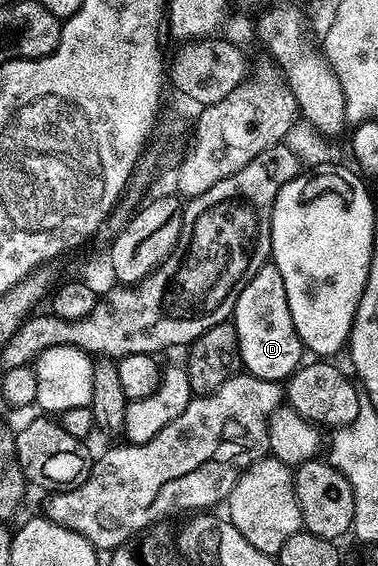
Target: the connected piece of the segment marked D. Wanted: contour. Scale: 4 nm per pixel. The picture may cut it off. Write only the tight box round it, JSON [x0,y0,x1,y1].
[232,265,304,383]

